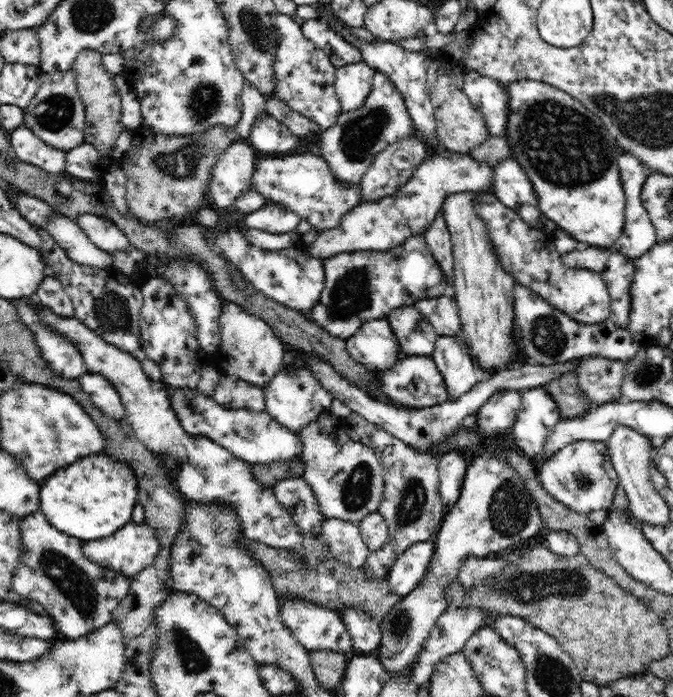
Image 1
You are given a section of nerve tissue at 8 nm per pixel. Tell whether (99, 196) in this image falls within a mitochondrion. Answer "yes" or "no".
no

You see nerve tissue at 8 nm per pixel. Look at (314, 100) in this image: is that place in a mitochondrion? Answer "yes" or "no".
yes

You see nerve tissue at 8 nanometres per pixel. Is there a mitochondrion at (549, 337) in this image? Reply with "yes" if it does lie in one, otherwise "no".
yes

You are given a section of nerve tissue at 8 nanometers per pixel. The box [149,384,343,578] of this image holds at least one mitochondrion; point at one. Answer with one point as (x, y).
(220, 528)

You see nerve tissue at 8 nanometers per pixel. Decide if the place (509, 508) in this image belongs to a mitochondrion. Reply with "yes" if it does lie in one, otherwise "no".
yes

